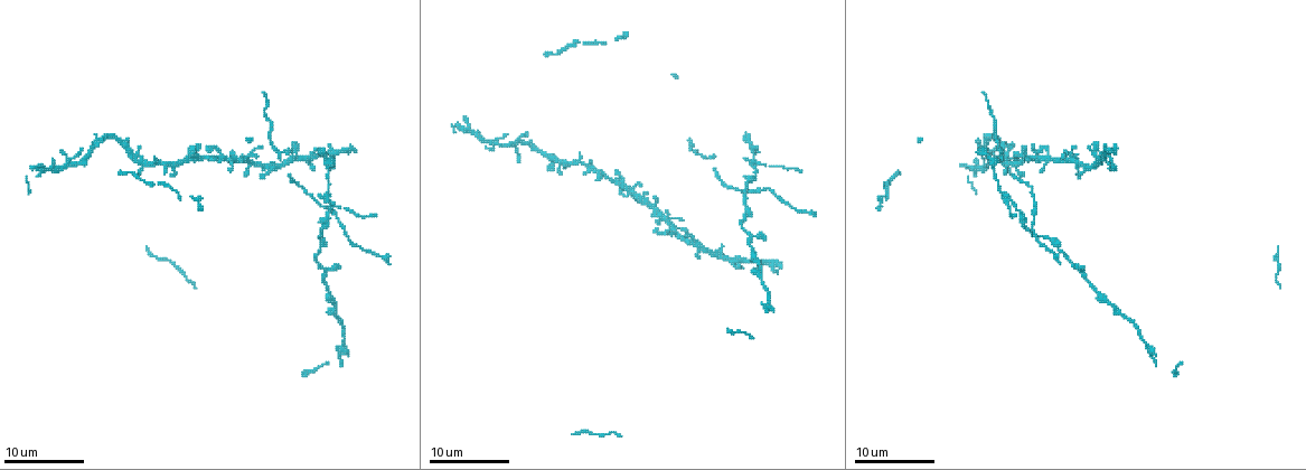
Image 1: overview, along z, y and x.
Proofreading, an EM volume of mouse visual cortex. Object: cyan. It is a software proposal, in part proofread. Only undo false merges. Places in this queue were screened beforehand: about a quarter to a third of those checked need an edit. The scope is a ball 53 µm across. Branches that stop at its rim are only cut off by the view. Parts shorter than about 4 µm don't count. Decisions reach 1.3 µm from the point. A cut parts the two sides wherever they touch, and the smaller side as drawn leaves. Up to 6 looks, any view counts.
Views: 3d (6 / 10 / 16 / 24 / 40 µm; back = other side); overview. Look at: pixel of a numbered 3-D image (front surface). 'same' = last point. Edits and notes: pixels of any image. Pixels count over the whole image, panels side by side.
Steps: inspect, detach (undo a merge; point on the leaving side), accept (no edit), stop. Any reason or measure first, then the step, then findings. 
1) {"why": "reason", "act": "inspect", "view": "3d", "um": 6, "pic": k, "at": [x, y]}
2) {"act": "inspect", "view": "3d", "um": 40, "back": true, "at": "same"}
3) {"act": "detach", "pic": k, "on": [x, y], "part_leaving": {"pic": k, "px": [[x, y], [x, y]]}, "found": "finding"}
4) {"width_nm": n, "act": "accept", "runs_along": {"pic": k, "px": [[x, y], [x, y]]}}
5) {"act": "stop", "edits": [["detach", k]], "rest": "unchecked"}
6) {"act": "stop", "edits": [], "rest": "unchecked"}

{"why": "small branch off a trunk", "act": "inspect", "view": "3d", "um": 10, "pic": 1, "at": [1007, 204]}

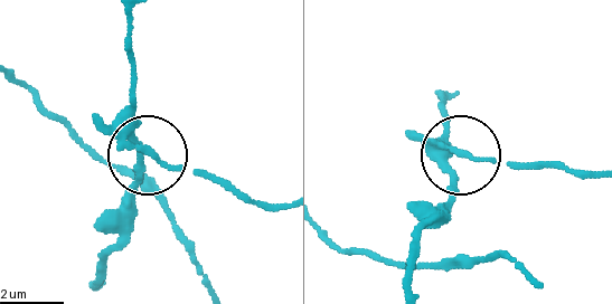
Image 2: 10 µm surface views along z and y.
{"why": "closer look", "act": "inspect", "view": "3d", "um": 6, "pic": 2, "at": [143, 147]}

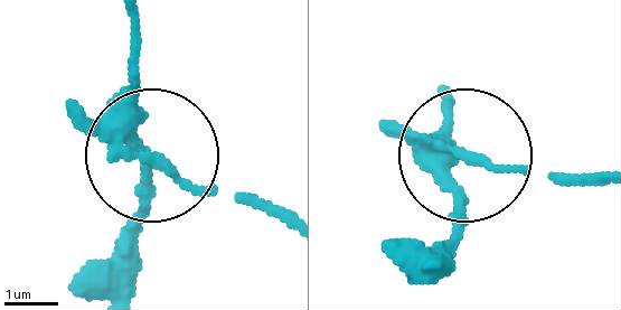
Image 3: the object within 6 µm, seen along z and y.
{"width_nm": 270, "act": "detach", "pic": 3, "on": [468, 202], "part_leaving": {"pic": 3, "px": [[419, 143], [458, 209], [427, 263]]}, "found": "two neurons meet here"}

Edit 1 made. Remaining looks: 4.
{"why": "looks like a crossing", "act": "inspect", "view": "3d", "um": 16, "pic": 1, "at": [667, 220]}

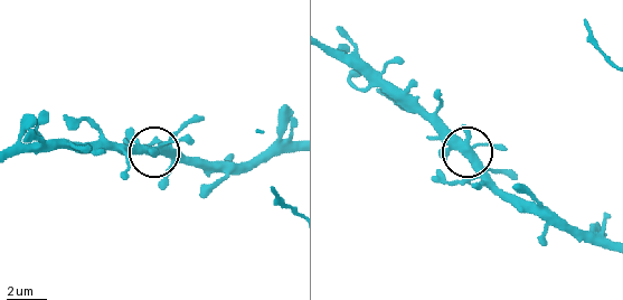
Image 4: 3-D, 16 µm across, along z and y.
{"side_arm_um": 42, "act": "accept", "found": "all the same neuron"}

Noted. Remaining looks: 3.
{"why": "three-way junction", "act": "inspect", "view": "3d", "um": 6, "pic": 1, "at": [96, 145]}

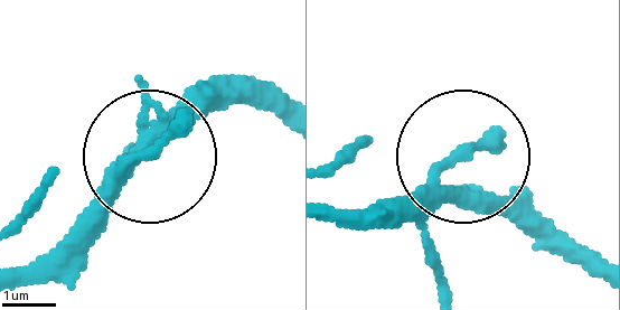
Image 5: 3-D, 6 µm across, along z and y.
{"act": "inspect", "view": "3d", "um": 6, "back": true, "pic": 5, "at": [450, 159]}

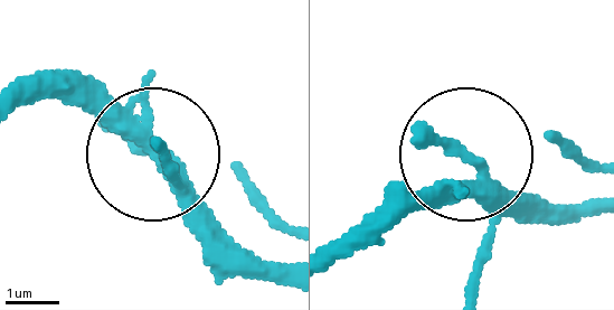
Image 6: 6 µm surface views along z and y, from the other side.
{"side_arm_um": 14, "arms": 3, "act": "accept", "found": "continuous, no second neuron"}

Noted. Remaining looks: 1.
{"act": "stop", "edits": [["detach", 3]], "rest": "unchecked"}

